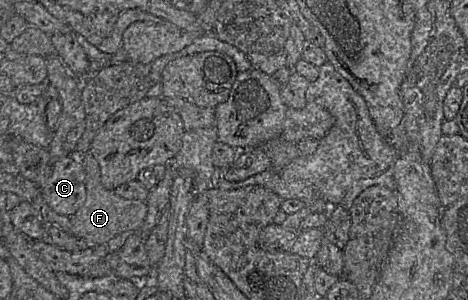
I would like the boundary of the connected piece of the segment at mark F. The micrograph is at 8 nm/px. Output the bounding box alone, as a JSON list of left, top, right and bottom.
[70,152,147,246]

